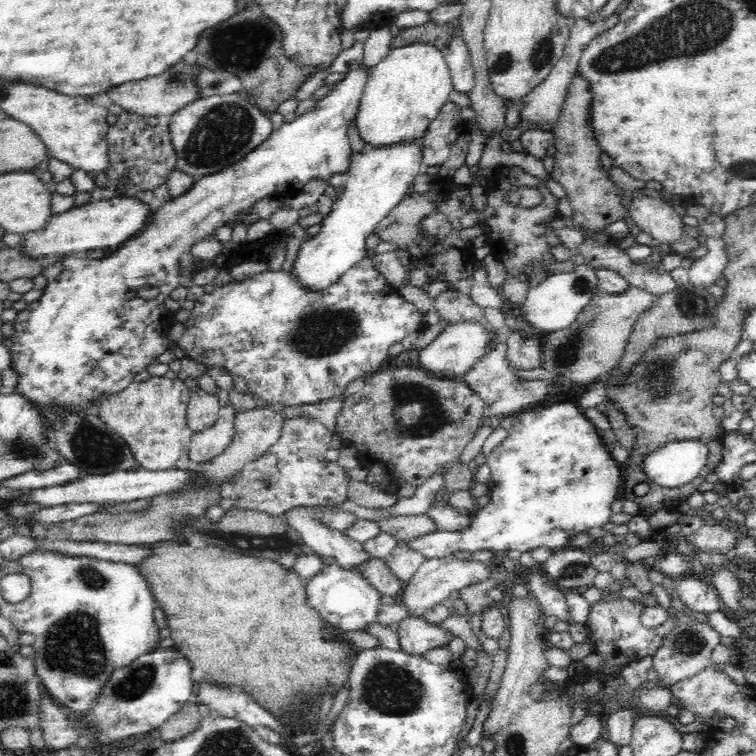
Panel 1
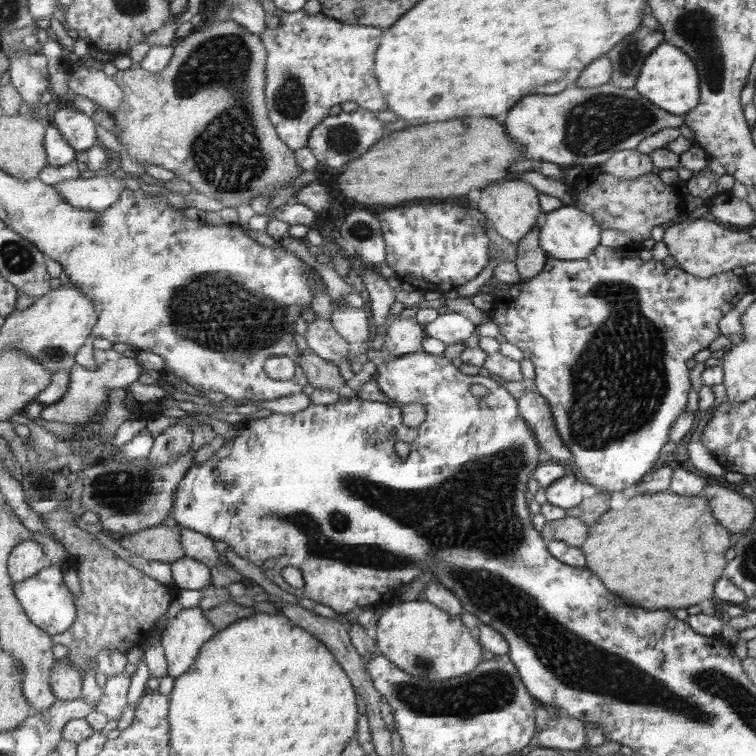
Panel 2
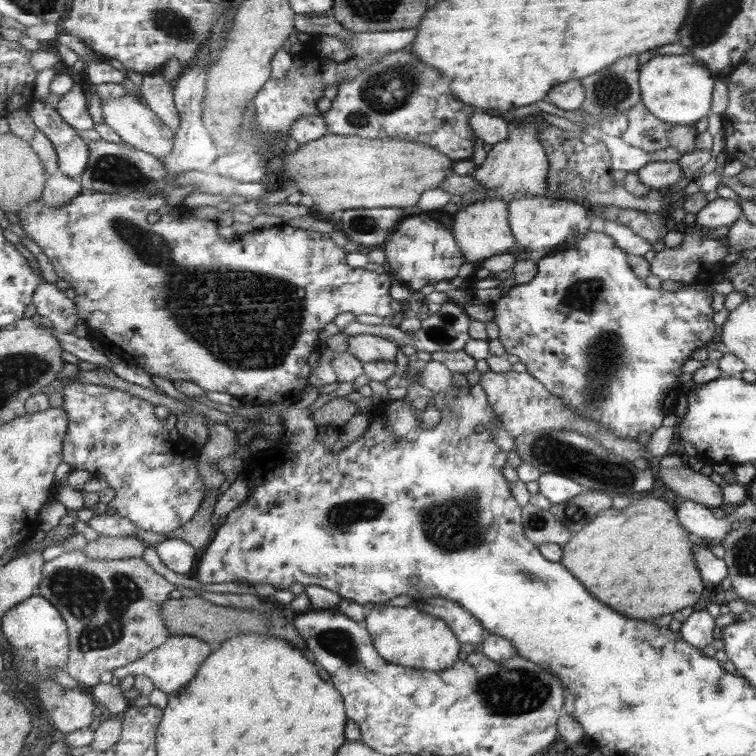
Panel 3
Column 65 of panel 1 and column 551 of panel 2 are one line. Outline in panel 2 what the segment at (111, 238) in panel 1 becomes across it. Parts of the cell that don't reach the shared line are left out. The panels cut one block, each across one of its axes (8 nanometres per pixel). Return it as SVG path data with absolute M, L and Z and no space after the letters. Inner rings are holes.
M563 206L551 214L545 216L543 226L541 226L541 246L549 252L549 258L559 258L559 260L587 260L589 256L595 254L595 250L601 246L601 236L603 236L601 224L593 214L587 214L585 210L573 206Z

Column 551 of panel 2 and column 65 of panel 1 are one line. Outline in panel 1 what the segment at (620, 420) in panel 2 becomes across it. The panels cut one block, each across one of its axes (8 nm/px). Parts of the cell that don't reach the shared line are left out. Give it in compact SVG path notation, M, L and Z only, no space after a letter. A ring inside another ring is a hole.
M354 68L354 70L350 70L350 72L346 74L346 78L344 78L340 84L336 84L336 86L332 88L332 92L330 92L326 98L322 98L320 102L316 102L314 110L310 110L310 112L298 116L294 122L284 124L284 126L280 126L278 130L274 130L272 136L268 138L268 142L264 142L258 150L254 150L252 154L248 154L246 158L242 158L242 162L238 162L238 164L234 164L234 166L222 170L220 174L212 174L212 176L208 176L208 178L202 178L200 182L196 182L196 186L192 186L192 188L190 188L186 194L182 194L180 198L176 198L176 200L172 198L170 202L158 204L156 214L154 214L152 222L148 224L148 230L144 230L144 234L136 236L134 240L126 242L122 248L114 250L114 256L108 256L108 258L102 258L102 260L92 260L92 258L88 258L88 256L70 256L70 258L60 258L60 260L56 260L52 266L48 266L48 268L44 270L44 276L46 276L46 280L48 280L48 286L46 286L44 294L40 296L40 300L28 304L22 312L18 312L18 316L16 316L16 320L14 320L14 330L16 330L16 334L4 338L2 342L4 342L4 344L10 348L10 352L12 352L12 370L18 372L18 386L16 386L16 388L18 388L20 394L24 394L26 398L30 398L30 400L40 408L40 412L42 412L42 416L44 416L44 422L48 424L48 428L46 428L46 438L48 438L48 440L52 440L54 426L52 426L50 416L44 412L44 404L46 404L46 402L52 400L52 402L58 402L58 406L66 406L66 408L72 408L72 410L88 410L88 404L94 406L92 400L94 400L96 396L100 396L100 394L104 394L104 392L118 392L118 390L124 390L126 386L132 384L132 380L134 380L136 374L140 374L142 370L146 370L150 364L156 364L156 362L158 362L158 356L164 354L166 350L170 350L170 348L174 346L174 344L168 340L168 328L170 328L170 322L174 322L174 320L172 320L172 314L174 314L174 312L168 310L168 308L164 308L164 302L170 298L172 290L176 290L176 288L180 286L180 280L182 280L182 276L180 276L180 258L182 258L184 252L188 252L188 250L190 250L198 240L202 240L204 236L210 236L210 234L214 234L214 230L218 230L218 228L222 228L222 226L234 222L234 220L236 220L236 214L240 214L240 212L242 212L242 216L250 214L250 212L252 212L250 206L252 206L256 200L272 198L274 202L278 202L278 200L282 200L282 198L292 198L292 196L302 194L302 188L304 188L310 180L324 180L324 182L326 182L326 180L328 180L332 174L336 174L336 172L338 172L338 174L346 174L346 172L348 172L350 154L352 154L350 138L348 138L348 128L350 128L350 124L356 120L358 104L360 104L360 98L362 98L362 94L364 94L364 88L366 88L368 78L370 78L370 72L368 72L366 68ZM144 286L148 286L148 288L150 288L150 286L152 286L152 288L158 288L160 294L158 294L156 298L138 298L138 290L144 288Z

